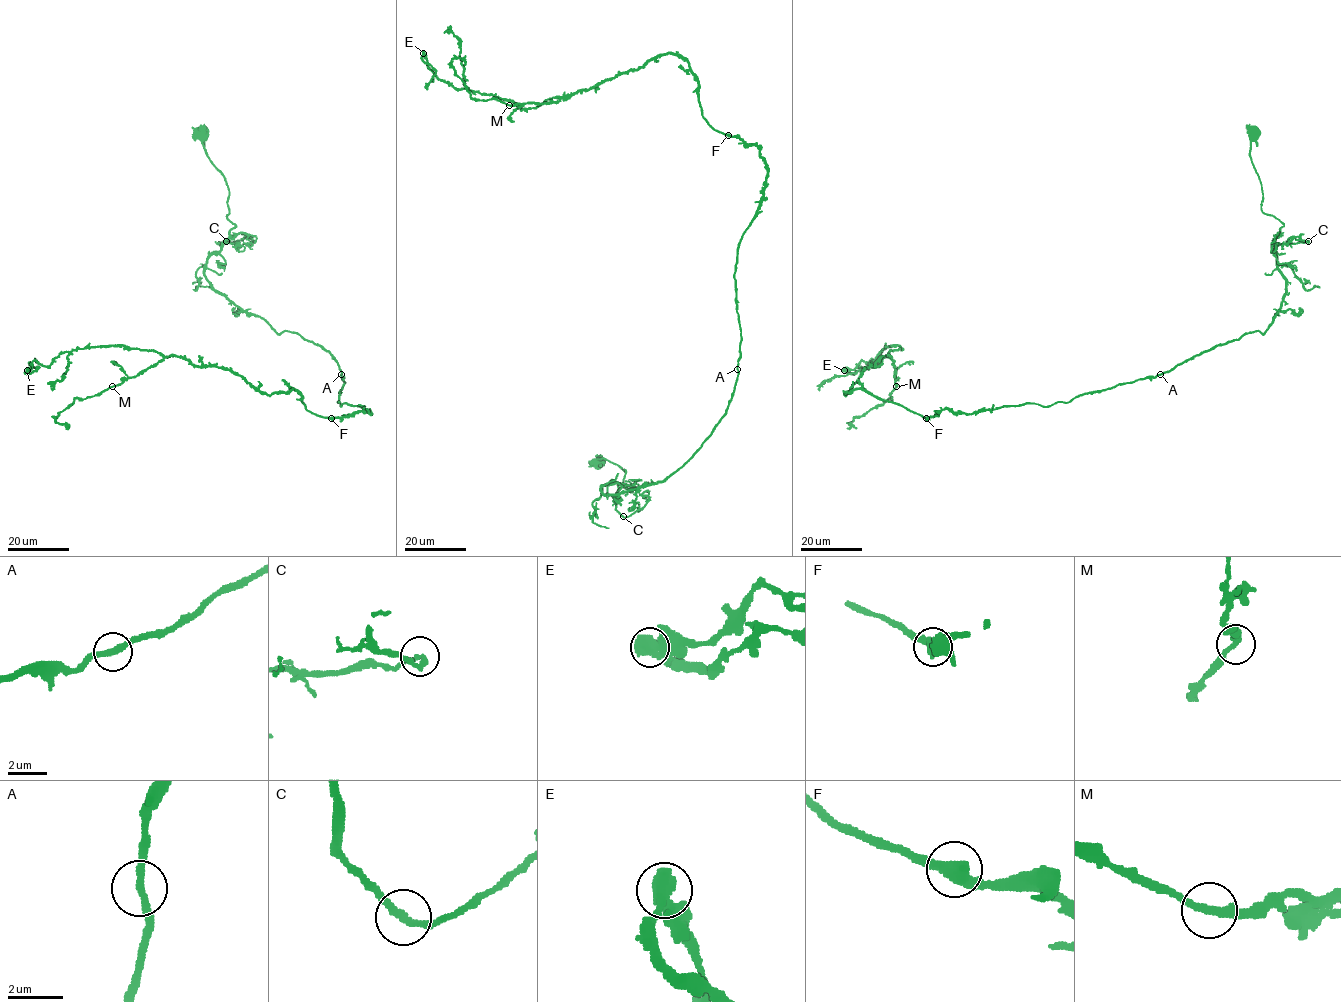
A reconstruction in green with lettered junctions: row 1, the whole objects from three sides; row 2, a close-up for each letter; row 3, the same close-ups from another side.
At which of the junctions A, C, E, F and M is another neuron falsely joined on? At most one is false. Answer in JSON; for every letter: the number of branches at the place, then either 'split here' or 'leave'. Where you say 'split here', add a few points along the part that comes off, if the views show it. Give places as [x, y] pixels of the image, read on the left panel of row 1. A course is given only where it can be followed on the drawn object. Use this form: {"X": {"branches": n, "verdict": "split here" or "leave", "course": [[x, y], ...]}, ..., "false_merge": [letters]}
{"A": {"branches": 2, "verdict": "leave"}, "C": {"branches": 2, "verdict": "leave"}, "E": {"branches": 2, "verdict": "split here"}, "F": {"branches": 2, "verdict": "leave"}, "M": {"branches": 2, "verdict": "leave"}, "false_merge": ["E"]}

